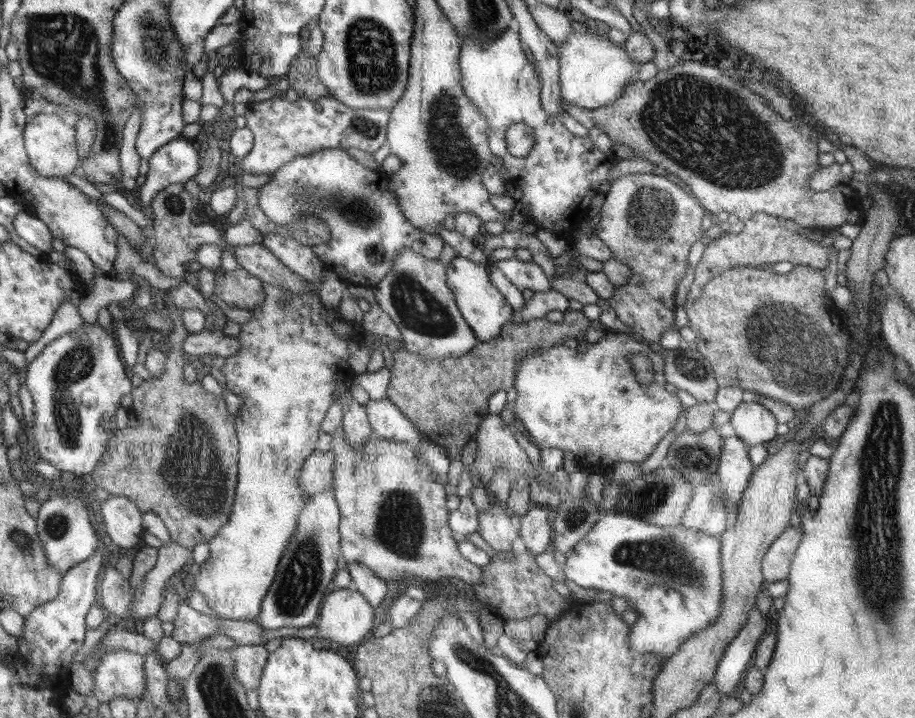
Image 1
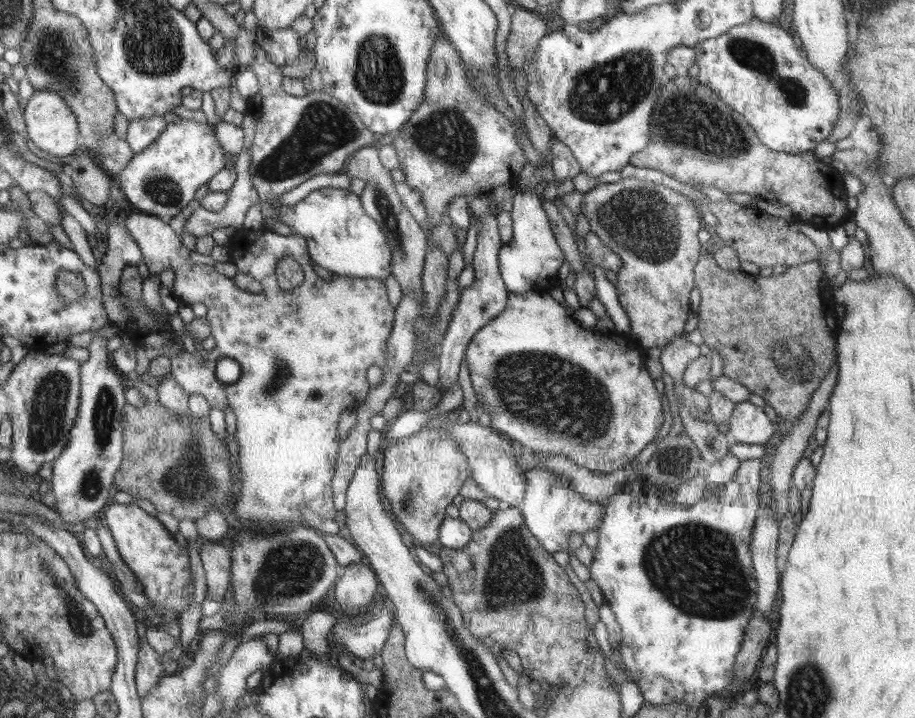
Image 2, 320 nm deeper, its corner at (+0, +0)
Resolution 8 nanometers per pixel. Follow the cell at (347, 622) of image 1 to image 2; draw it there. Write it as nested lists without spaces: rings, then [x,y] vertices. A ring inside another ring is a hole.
[[[367,563],[344,567],[340,580],[334,585],[334,600],[340,604],[344,615],[359,616],[362,608],[374,602],[378,580]]]

